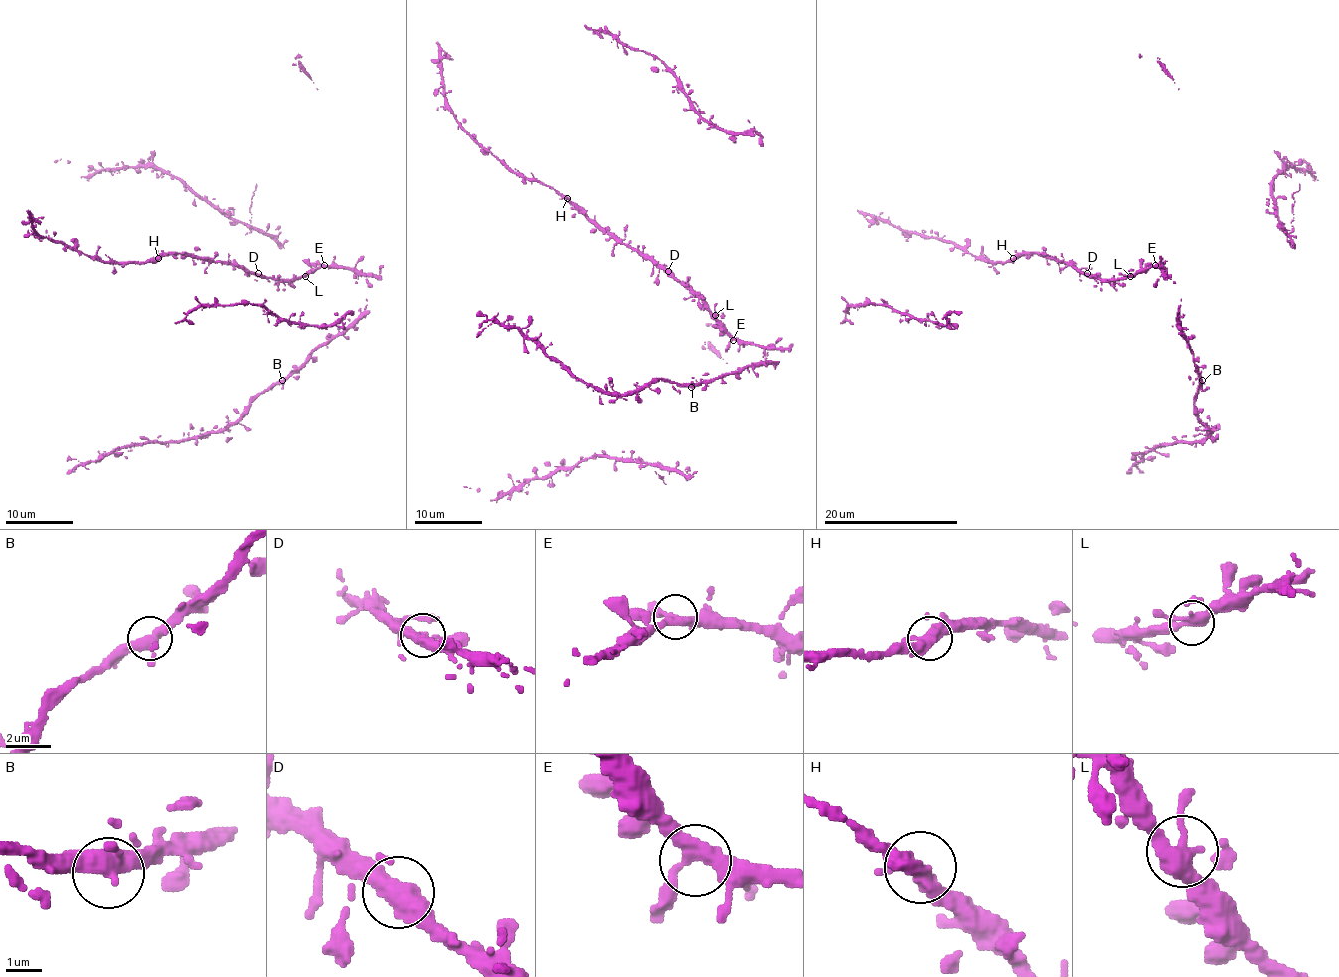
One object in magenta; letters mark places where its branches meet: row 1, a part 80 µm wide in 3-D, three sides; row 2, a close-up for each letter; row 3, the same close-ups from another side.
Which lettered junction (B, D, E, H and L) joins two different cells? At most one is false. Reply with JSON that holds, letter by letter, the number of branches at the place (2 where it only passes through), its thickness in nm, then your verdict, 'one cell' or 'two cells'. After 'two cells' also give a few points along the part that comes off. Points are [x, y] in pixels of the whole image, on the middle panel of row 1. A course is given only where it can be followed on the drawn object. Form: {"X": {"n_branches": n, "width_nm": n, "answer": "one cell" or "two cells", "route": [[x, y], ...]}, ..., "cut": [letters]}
{"B": {"n_branches": 3, "width_nm": 360, "answer": "one cell"}, "D": {"n_branches": 3, "width_nm": 360, "answer": "one cell"}, "E": {"n_branches": 3, "width_nm": 320, "answer": "one cell"}, "H": {"n_branches": 3, "width_nm": 400, "answer": "one cell"}, "L": {"n_branches": 3, "width_nm": 360, "answer": "one cell"}, "cut": []}

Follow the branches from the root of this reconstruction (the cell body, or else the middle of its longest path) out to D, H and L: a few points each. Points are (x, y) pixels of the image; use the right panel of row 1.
D: (1149, 266), (1115, 280), (1092, 278), (1087, 273)
H: (1149, 266), (1128, 276), (1102, 280), (1088, 276), (1068, 263), (1036, 253), (1018, 253), (1013, 258)
L: (1149, 266), (1140, 268), (1130, 276)

